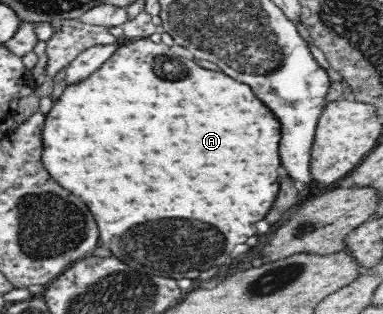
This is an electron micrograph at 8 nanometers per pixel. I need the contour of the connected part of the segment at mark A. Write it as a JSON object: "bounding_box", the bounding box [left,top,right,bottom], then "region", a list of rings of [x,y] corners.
{"bounding_box":[43,39,281,278],"region":[[[139,39],[119,46],[99,70],[95,70],[89,78],[77,84],[67,84],[62,94],[53,102],[51,109],[45,114],[43,126],[43,163],[44,170],[51,174],[63,188],[71,190],[71,194],[79,196],[95,216],[99,224],[99,232],[103,240],[109,240],[109,248],[113,256],[127,262],[138,271],[163,278],[197,278],[201,272],[231,262],[231,252],[237,244],[243,244],[249,236],[257,234],[255,224],[263,220],[279,194],[279,140],[281,130],[277,118],[267,110],[267,106],[253,96],[247,84],[235,82],[223,72],[213,72],[197,66],[193,60],[179,58],[164,43],[155,43],[151,39]]]}

